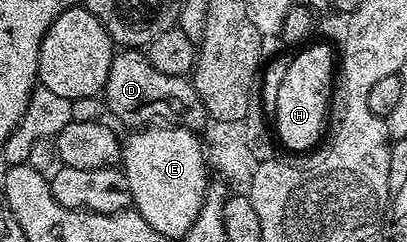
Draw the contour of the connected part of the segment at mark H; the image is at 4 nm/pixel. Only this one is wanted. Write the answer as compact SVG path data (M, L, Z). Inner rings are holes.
M314 43L303 46L297 56L291 58L288 73L284 73L284 81L280 81L280 93L276 93L276 113L272 117L272 131L277 142L282 143L290 153L306 153L318 146L328 122L330 100L336 90L336 51L326 43Z

